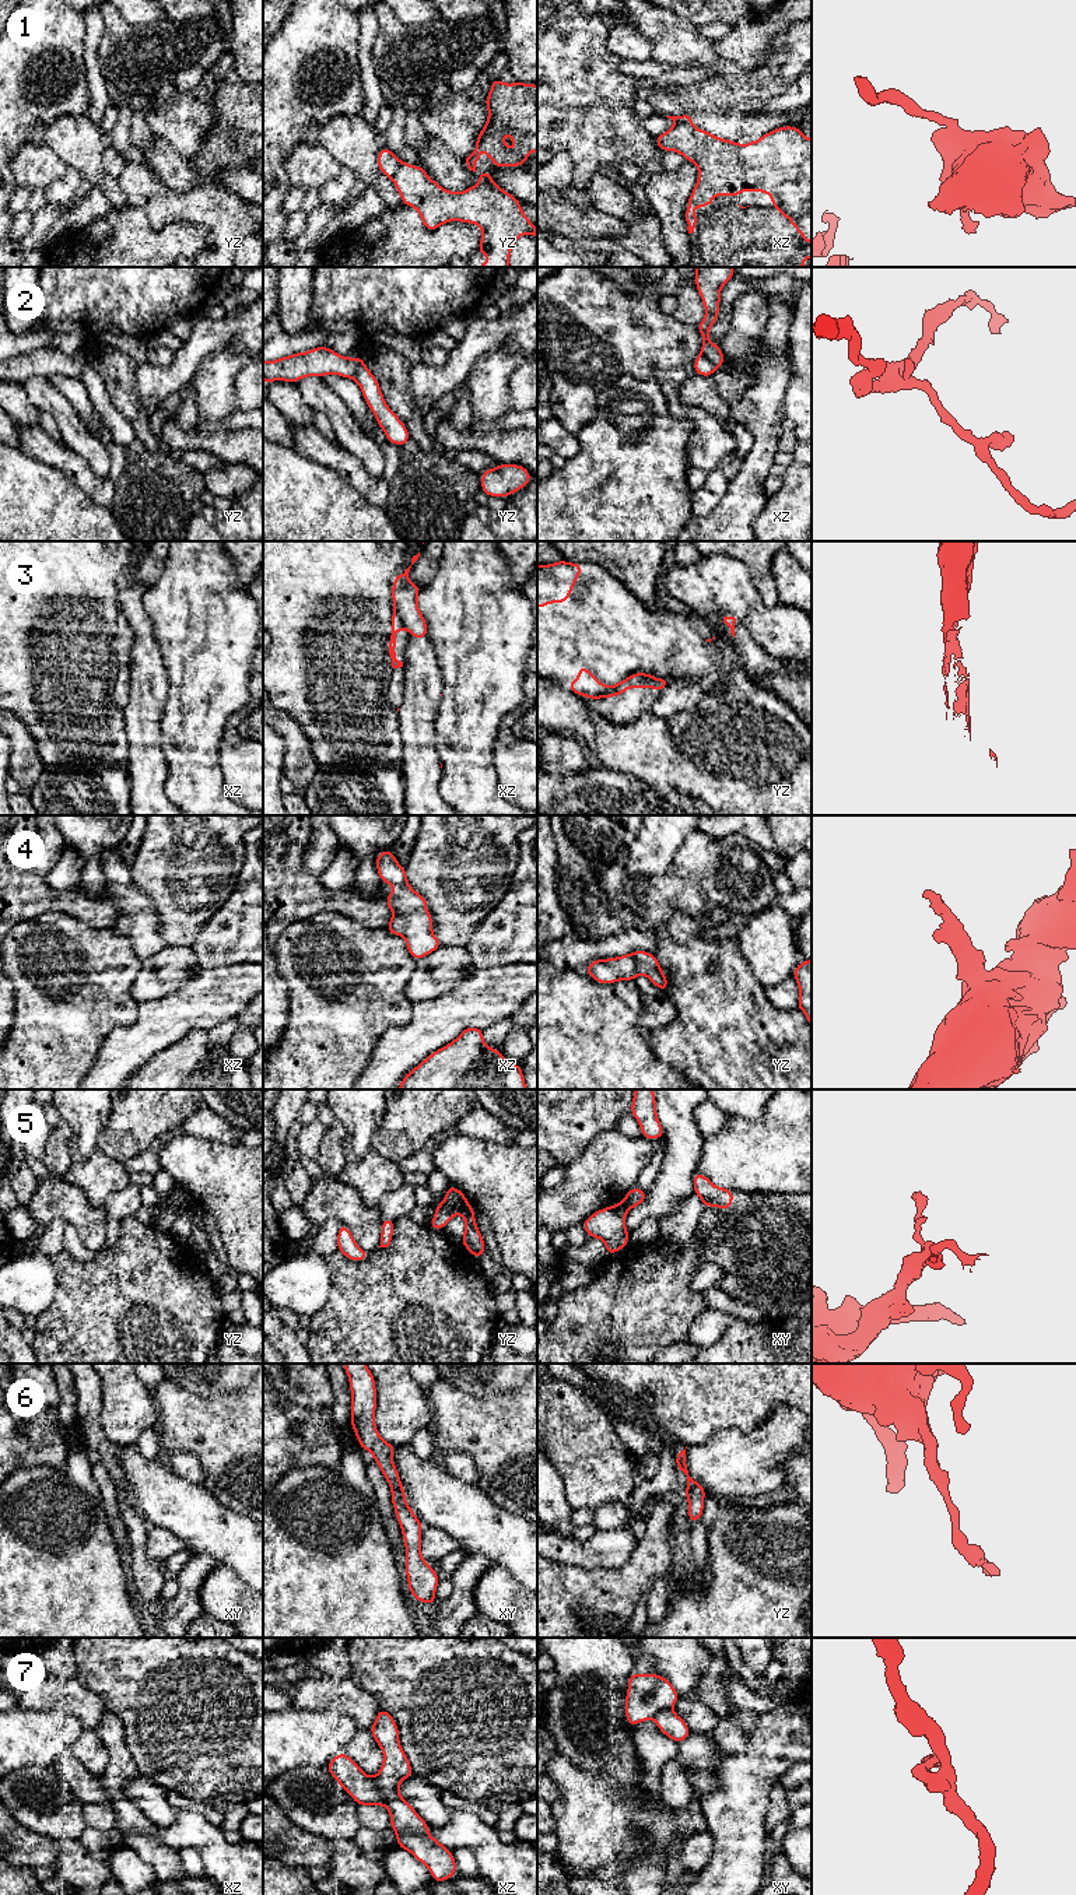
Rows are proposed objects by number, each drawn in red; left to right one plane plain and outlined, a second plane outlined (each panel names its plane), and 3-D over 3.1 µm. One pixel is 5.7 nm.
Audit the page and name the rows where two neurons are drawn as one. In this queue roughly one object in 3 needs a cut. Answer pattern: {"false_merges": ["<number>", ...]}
{"false_merges": ["1", "2", "3", "5", "7"]}

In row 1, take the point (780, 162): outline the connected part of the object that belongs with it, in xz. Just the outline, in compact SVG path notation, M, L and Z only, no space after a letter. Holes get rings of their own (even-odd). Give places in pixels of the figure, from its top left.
M674 123L666 133L656 136L655 143L665 152L676 151L698 166L698 180L686 207L711 207L714 196L739 199L742 190L768 193L772 199L770 206L788 218L812 246L812 138L805 137L799 127L784 126L757 141L739 144L691 124Z

